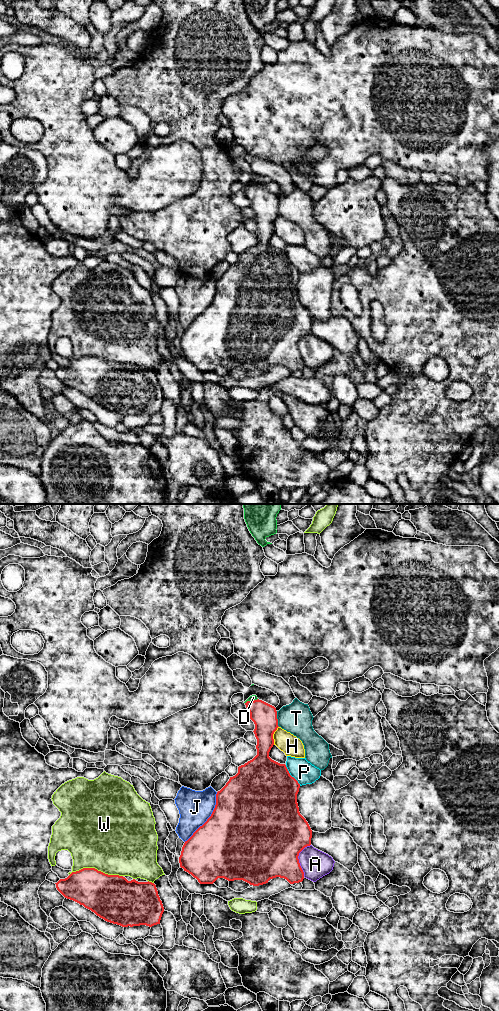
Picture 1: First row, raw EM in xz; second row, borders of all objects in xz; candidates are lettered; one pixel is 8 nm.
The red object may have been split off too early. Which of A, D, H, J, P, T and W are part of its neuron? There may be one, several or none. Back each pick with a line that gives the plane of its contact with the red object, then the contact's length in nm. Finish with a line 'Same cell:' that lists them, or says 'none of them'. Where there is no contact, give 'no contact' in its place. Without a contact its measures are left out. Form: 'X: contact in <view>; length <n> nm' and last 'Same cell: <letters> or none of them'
D: contact in xz; length 110 nm
Same cell: D

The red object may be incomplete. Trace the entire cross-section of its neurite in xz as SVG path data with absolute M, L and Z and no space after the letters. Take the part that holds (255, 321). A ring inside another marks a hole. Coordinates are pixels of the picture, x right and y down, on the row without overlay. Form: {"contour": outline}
{"contour": "M256 183L250 184L245 190L246 196L250 201L250 207L255 212L254 222L257 227L257 243L244 253L238 255L238 261L230 265L226 273L216 282L216 293L207 309L200 314L193 323L185 329L181 343L179 345L180 355L184 359L191 362L198 368L200 372L213 372L218 366L224 366L228 369L243 368L250 373L259 374L268 371L270 367L280 365L286 367L290 372L302 370L304 367L304 360L299 351L299 341L307 334L311 333L312 318L306 307L300 302L297 291L297 282L299 280L300 272L292 265L285 252L280 252L269 245L269 240L274 233L273 222L277 218L278 207L276 196L262 188L259 188Z"}

